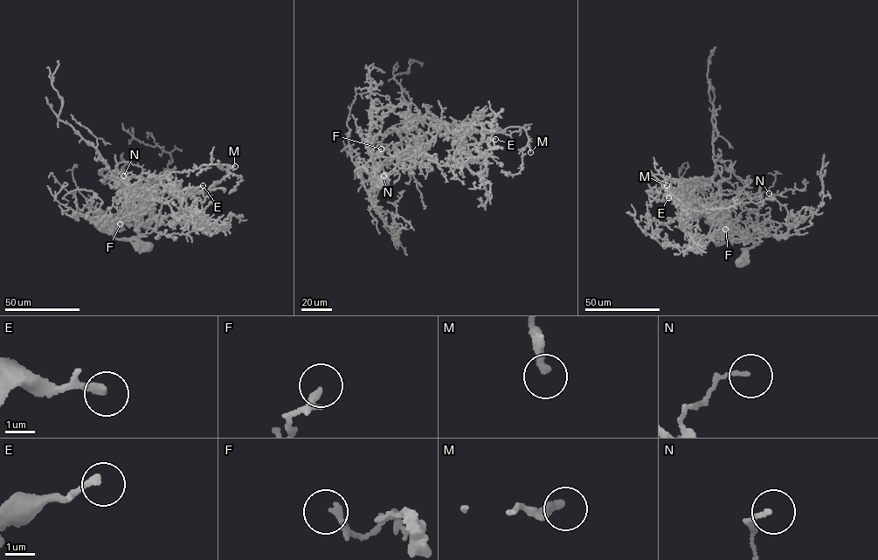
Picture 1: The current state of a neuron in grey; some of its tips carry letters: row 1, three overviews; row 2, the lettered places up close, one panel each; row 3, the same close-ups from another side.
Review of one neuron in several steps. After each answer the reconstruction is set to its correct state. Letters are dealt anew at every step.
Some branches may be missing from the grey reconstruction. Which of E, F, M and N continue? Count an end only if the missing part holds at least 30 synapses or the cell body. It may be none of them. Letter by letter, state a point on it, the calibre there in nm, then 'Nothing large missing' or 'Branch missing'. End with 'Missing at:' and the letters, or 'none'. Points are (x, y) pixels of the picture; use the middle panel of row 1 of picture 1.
E: Place: (495, 139). Thickness 240 nm. Branch missing
F: Place: (381, 148). Thickness 260 nm. Nothing large missing
M: Place: (530, 152). Thickness 280 nm. Nothing large missing
N: Place: (383, 176). Thickness 120 nm. Nothing large missing
Missing at: E

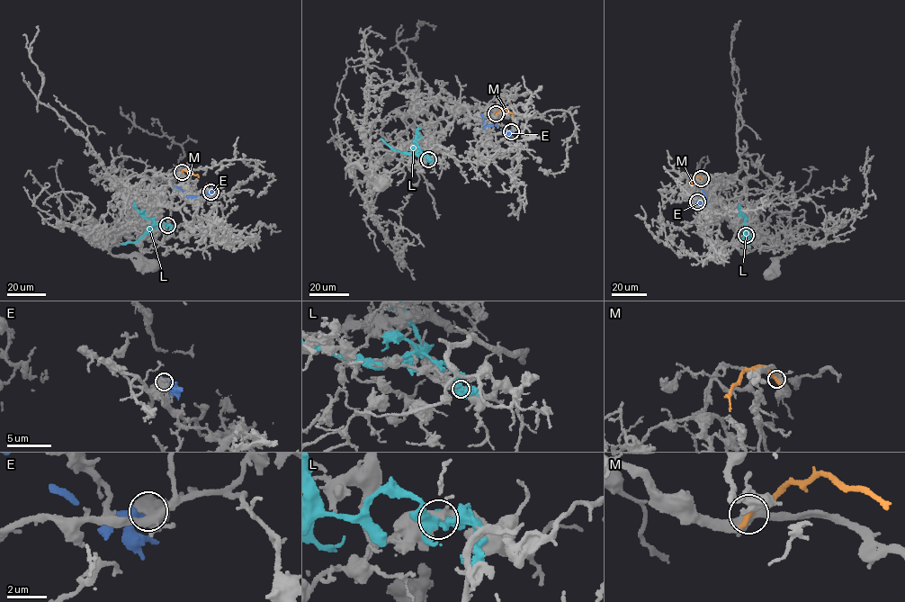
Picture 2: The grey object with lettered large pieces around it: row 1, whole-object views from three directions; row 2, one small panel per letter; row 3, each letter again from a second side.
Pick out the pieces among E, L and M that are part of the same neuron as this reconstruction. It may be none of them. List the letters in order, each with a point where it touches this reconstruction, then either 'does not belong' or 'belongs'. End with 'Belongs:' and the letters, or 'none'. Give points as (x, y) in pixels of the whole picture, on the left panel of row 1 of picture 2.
E: (210, 192) | does not belong
L: (167, 225) | does not belong
M: (182, 172) | belongs
Belongs: M

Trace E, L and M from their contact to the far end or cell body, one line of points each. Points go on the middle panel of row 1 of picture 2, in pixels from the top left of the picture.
E: (510, 131), (505, 132), (495, 125), (483, 128), (481, 113)
L: (428, 159), (428, 156), (418, 151), (404, 153), (390, 148), (381, 138)
M: (496, 113), (504, 110), (511, 112), (512, 116)

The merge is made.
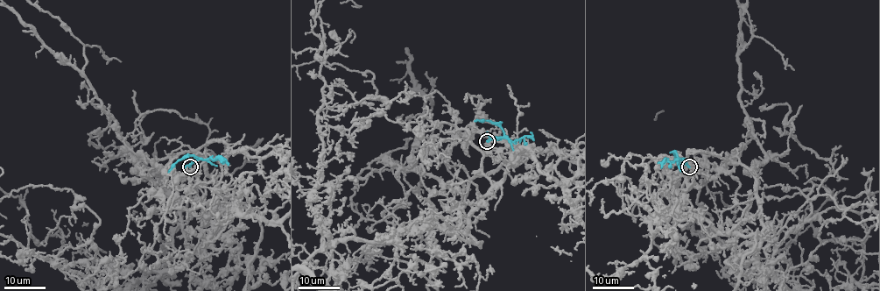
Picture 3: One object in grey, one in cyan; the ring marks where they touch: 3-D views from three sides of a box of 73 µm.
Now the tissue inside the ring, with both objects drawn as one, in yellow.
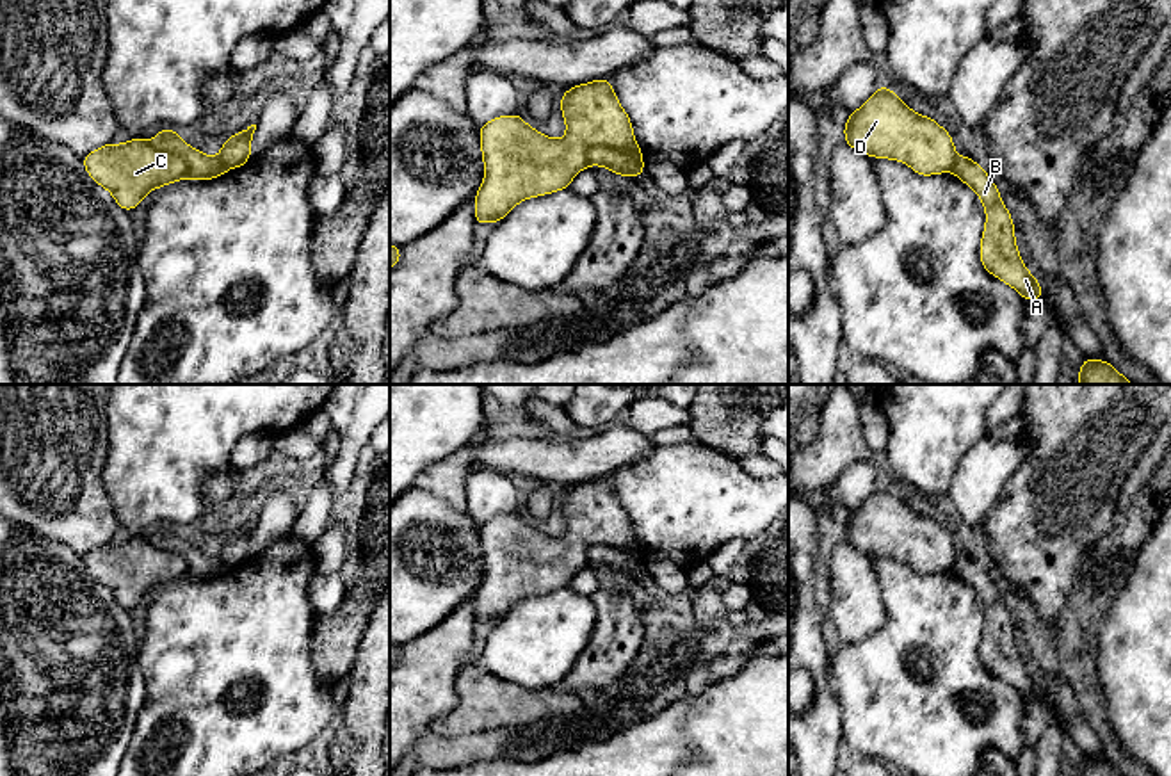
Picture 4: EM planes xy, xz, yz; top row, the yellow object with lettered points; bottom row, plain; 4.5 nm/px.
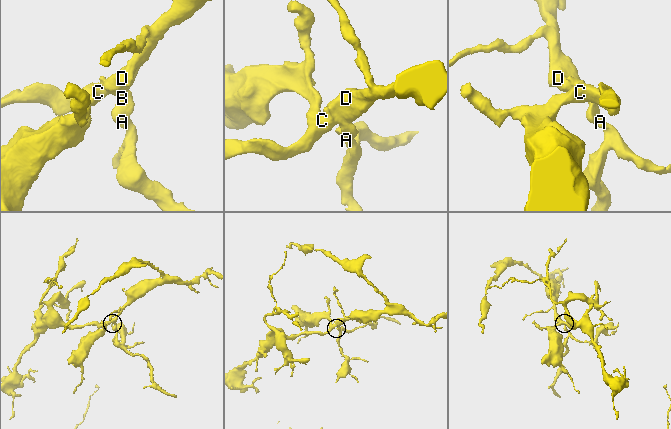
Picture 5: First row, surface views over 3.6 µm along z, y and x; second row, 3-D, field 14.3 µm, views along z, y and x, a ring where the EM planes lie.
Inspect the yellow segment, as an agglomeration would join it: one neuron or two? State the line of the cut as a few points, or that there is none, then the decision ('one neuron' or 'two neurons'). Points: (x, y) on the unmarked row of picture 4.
cut xz (584, 549), (611, 545), (641, 557); two neurons

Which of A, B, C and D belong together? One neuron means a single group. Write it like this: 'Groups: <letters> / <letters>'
Groups: A B / C D

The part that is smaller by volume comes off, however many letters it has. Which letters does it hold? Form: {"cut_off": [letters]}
{"cut_off": ["A", "B"]}

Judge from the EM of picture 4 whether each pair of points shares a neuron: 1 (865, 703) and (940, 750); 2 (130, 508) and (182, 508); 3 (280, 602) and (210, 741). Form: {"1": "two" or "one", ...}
{"1": "one", "2": "one", "3": "one"}

